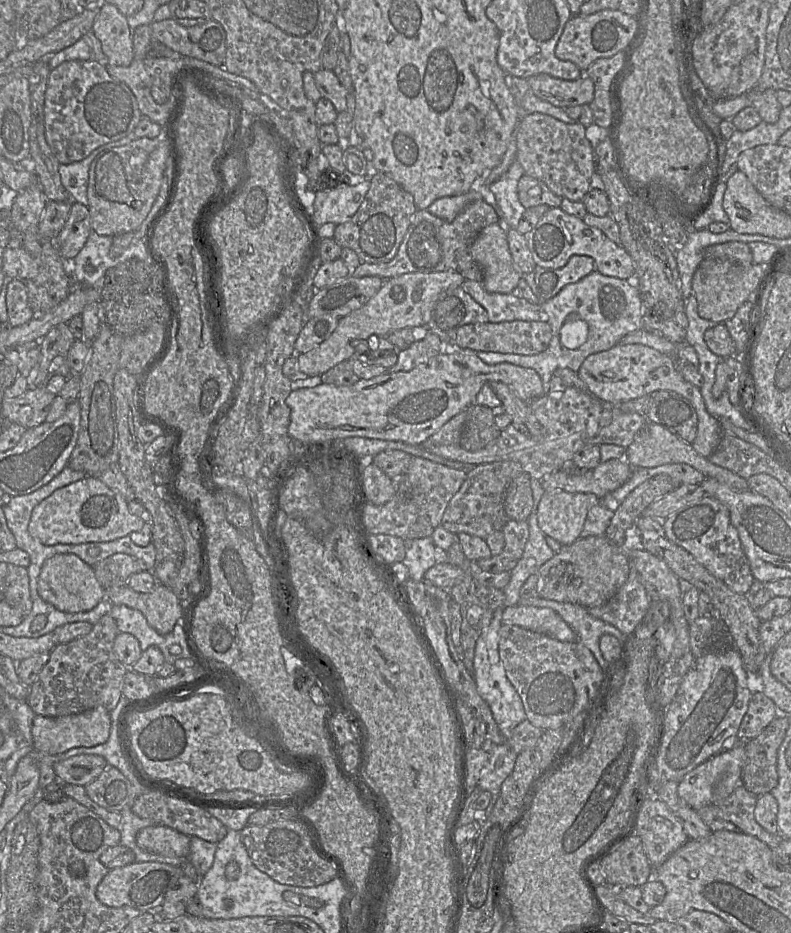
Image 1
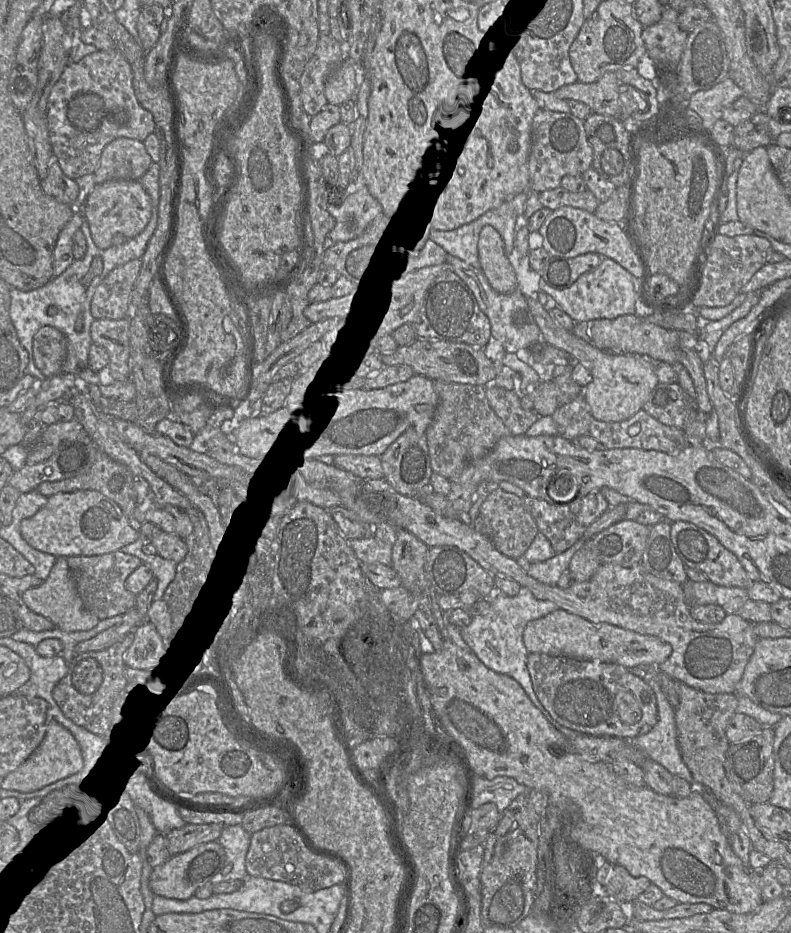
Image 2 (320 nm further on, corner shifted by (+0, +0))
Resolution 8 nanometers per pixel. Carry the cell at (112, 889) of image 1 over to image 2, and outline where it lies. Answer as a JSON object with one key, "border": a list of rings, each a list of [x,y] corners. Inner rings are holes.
{"border":[[[218,841],[200,844],[171,856],[165,863],[154,867],[150,875],[149,888],[154,895],[176,900],[189,899],[199,887],[208,883],[224,867],[225,860],[225,850]]]}

